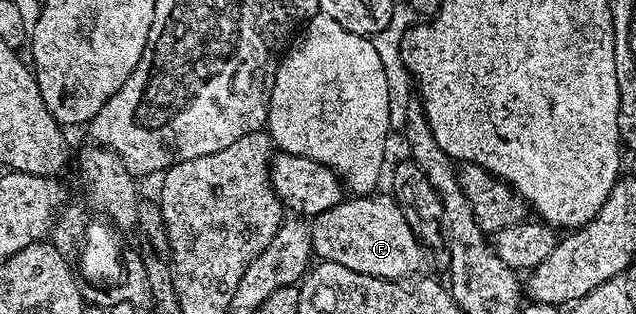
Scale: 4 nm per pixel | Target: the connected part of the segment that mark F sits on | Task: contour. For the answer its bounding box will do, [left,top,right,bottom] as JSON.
[309,192,425,280]

